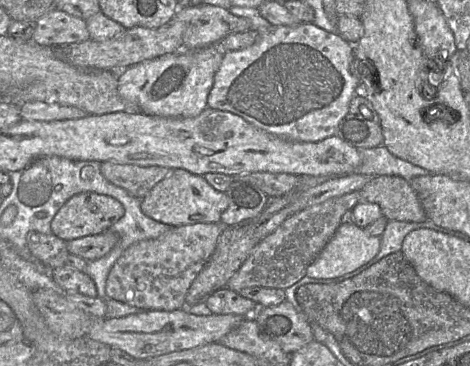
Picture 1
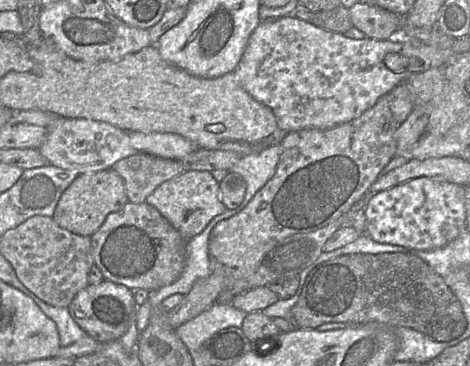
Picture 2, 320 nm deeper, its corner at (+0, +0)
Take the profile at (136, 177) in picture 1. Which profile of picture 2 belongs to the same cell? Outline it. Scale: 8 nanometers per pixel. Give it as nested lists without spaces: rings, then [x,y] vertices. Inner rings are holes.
[[[145,153],[121,159],[111,169],[123,179],[128,201],[134,204],[145,203],[157,187],[184,172],[180,160]]]

